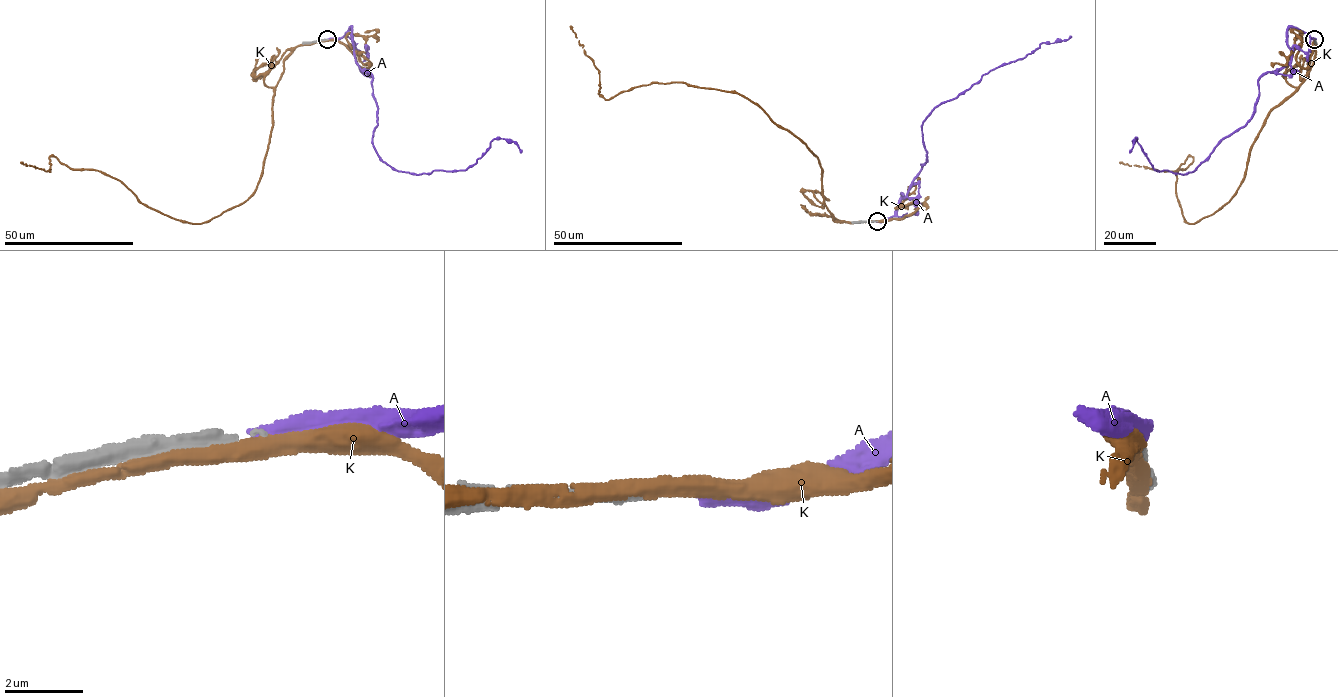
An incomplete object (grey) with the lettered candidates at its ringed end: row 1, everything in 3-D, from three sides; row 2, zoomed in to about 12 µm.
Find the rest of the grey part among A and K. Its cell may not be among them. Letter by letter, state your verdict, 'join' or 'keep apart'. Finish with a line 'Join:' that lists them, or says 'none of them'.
A: keep apart
K: keep apart
Join: none of them

